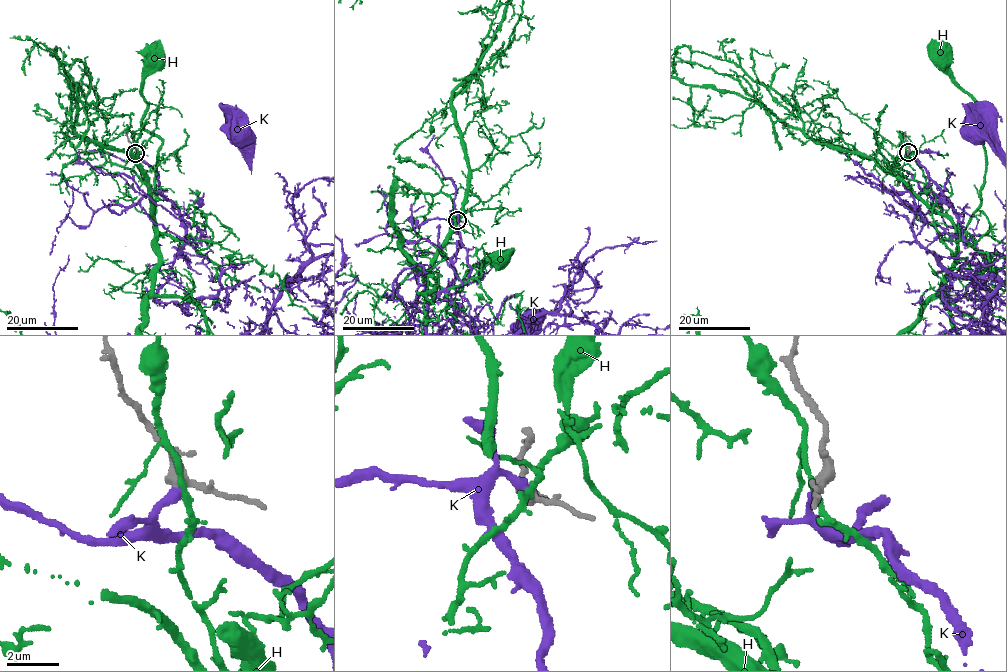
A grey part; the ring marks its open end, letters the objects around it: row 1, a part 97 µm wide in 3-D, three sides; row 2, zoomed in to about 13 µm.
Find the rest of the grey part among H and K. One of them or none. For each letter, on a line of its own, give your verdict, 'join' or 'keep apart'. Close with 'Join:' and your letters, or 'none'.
H: keep apart
K: join
Join: K

